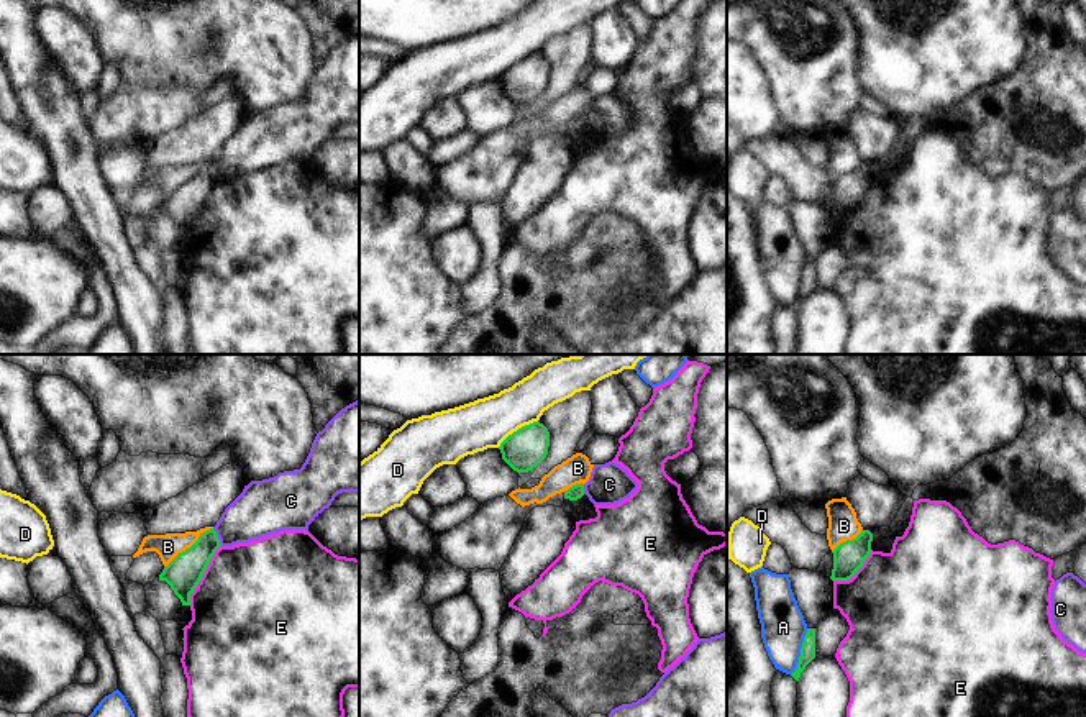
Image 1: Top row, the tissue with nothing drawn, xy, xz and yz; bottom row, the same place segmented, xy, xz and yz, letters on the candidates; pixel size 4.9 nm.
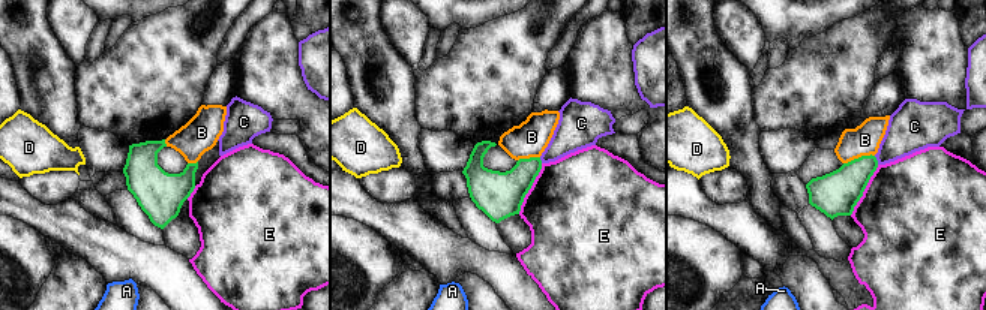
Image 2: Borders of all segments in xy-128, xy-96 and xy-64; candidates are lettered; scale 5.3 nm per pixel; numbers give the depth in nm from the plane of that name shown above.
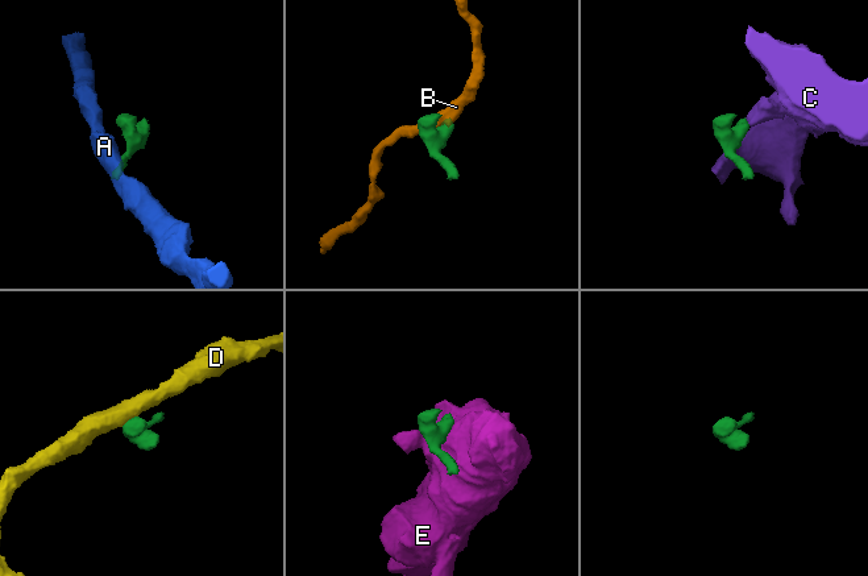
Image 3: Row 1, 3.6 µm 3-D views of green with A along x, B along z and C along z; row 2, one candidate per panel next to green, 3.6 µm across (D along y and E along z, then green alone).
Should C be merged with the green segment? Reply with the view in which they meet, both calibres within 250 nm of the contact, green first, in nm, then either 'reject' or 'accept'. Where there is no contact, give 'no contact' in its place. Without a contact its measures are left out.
contact in xy; calibres 170 and 260 nm; reject

